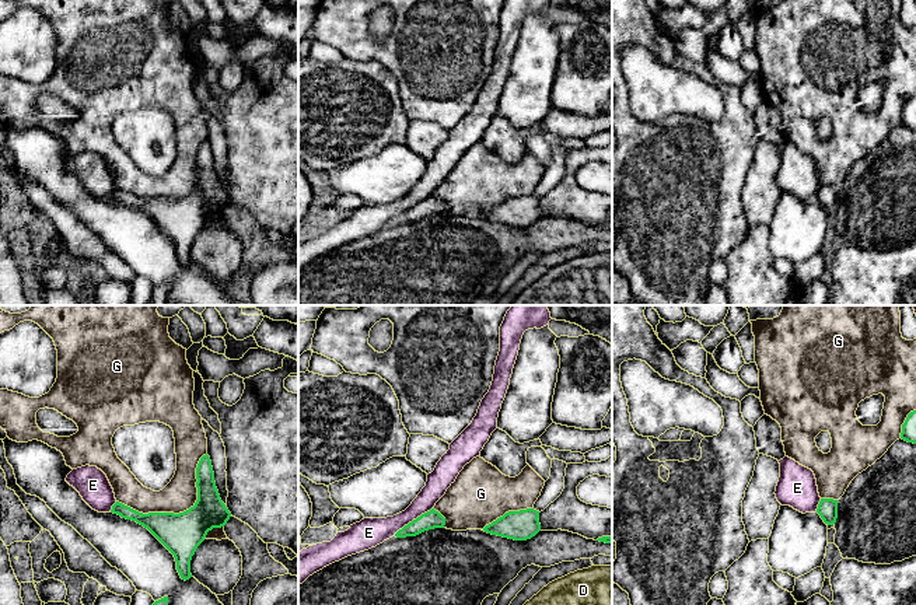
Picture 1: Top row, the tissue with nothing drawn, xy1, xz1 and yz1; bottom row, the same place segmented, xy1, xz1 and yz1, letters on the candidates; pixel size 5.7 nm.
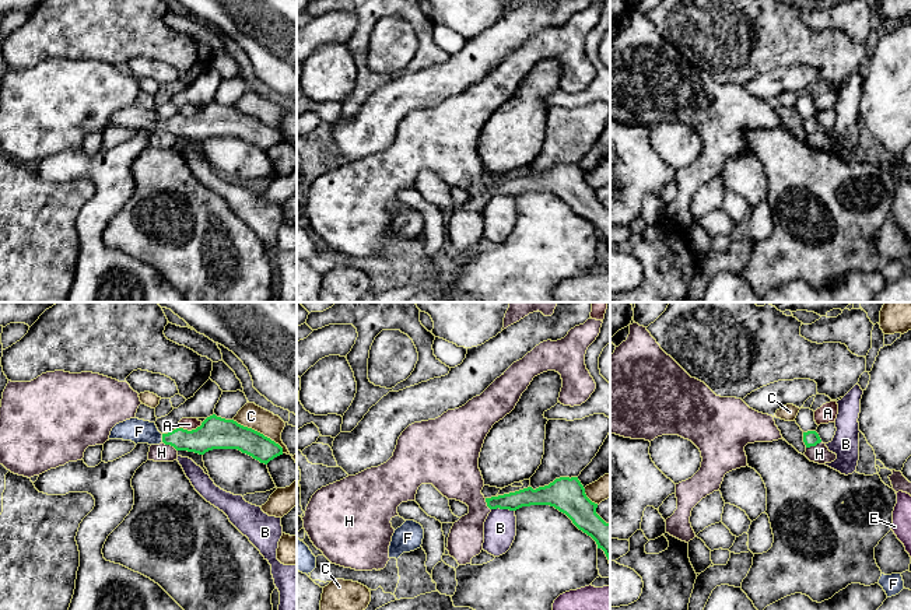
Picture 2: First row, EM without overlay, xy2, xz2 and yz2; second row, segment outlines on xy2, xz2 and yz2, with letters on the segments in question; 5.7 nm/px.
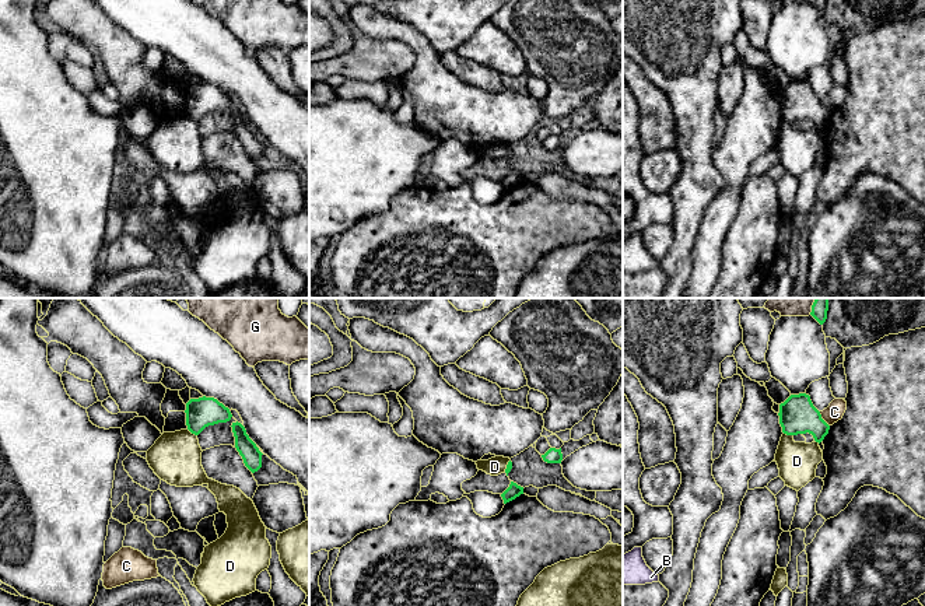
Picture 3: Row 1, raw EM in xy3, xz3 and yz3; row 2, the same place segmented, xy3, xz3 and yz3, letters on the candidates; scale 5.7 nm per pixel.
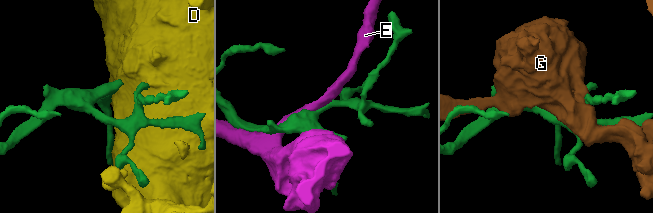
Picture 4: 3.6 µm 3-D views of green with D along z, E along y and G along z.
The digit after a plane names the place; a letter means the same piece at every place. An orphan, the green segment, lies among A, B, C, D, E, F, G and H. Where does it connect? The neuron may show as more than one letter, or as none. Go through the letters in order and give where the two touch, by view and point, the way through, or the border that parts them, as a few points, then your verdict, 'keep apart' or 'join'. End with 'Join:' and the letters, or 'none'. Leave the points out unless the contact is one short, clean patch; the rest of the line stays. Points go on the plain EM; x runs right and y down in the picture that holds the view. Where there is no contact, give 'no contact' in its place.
A: contact xy2 (192, 116); keep apart
B: contact xz2 (503, 195); border xz2 (491, 195), (514, 197); keep apart
C: contact xy2 (259, 119); keep apart
D: contact xy3 (192, 119); keep apart
E: contact xz1 (413, 206); keep apart
F: contact xy2 (163, 125); way xy2 (205, 125), (163, 125), (139, 118); join
G: contact xy1 (181, 199); keep apart
H: contact yz2 (813, 132); border yz2 (820, 128), (806, 135); keep apart
Join: F

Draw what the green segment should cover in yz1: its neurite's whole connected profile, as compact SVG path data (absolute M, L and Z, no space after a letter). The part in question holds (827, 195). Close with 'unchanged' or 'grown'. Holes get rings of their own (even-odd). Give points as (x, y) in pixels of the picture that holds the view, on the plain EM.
M821 185L817 199L821 202L825 210L833 211L838 204L838 186Z | unchanged

